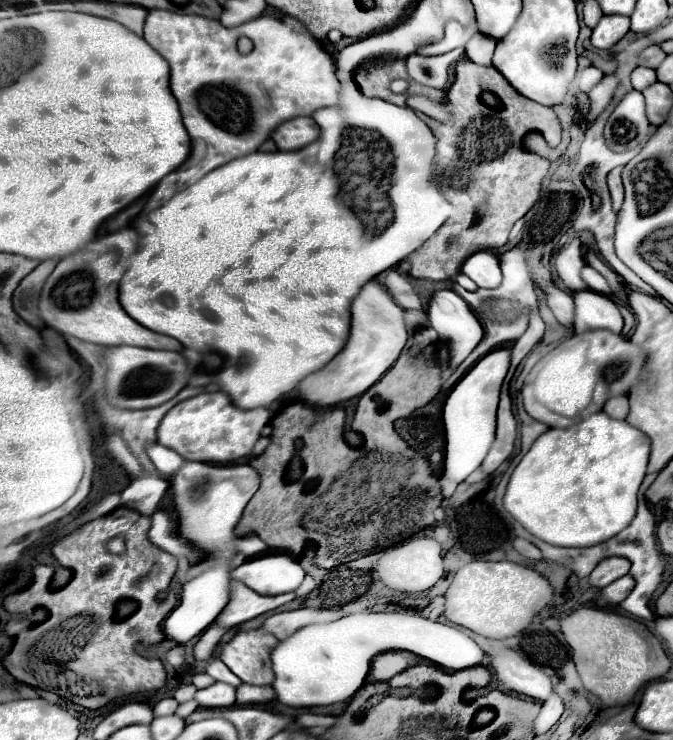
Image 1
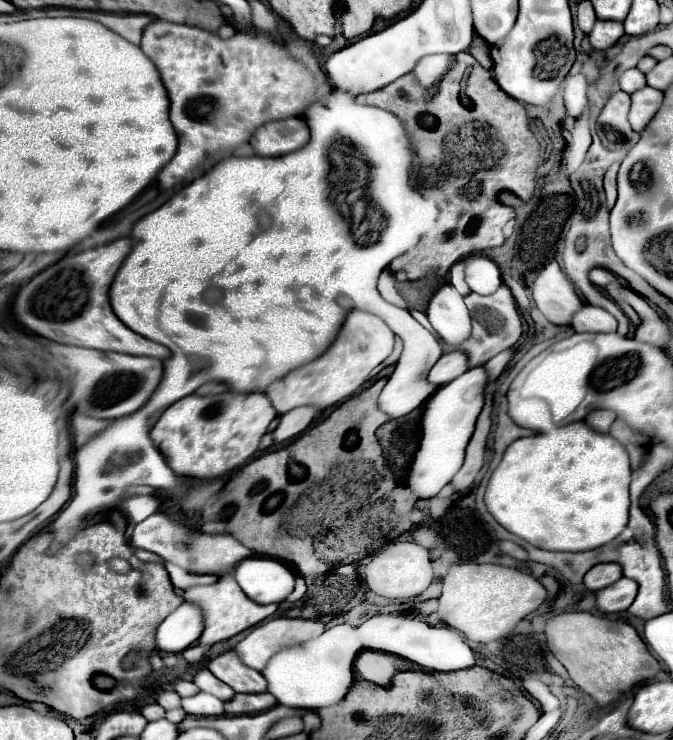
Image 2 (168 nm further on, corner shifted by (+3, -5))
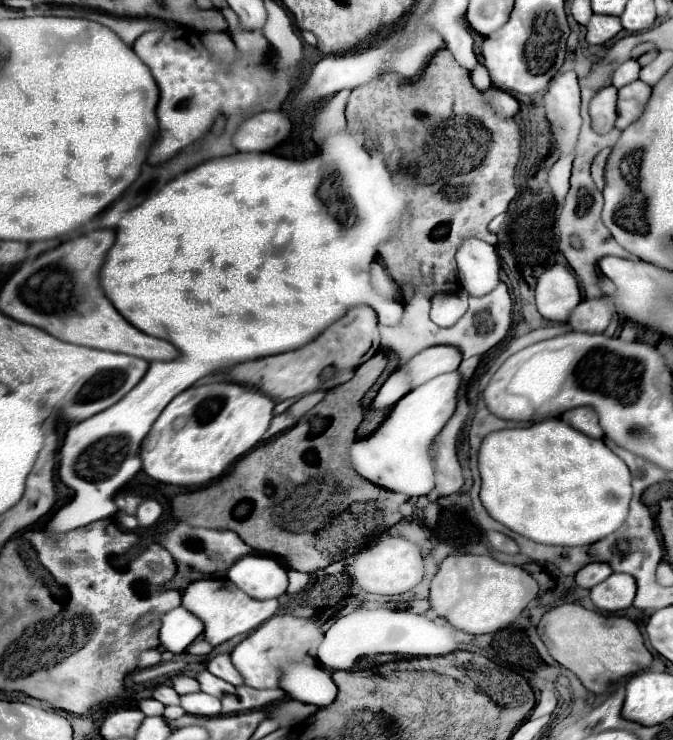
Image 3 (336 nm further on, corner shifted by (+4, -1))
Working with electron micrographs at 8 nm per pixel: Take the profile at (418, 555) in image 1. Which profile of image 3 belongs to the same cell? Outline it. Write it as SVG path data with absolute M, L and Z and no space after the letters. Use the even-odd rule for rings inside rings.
M381 537L375 545L359 551L351 565L353 579L359 583L359 587L367 593L377 595L401 595L405 591L411 591L421 579L423 579L423 557L415 543L403 539L403 537Z

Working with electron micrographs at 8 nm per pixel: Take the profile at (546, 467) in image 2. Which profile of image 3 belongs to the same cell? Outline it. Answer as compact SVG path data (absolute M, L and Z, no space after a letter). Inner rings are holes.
M547 419L529 427L501 429L483 437L479 453L481 501L487 513L507 529L543 545L591 545L617 531L629 511L629 467L599 439L591 439L561 419Z

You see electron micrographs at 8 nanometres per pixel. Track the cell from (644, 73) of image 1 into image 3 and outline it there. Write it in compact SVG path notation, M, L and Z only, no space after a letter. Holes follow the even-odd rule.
M629 59L629 61L621 63L621 65L615 69L613 77L611 77L611 85L619 89L619 87L623 87L623 85L627 85L627 83L633 83L635 79L639 79L639 69L641 69L641 65L639 65L635 59Z

